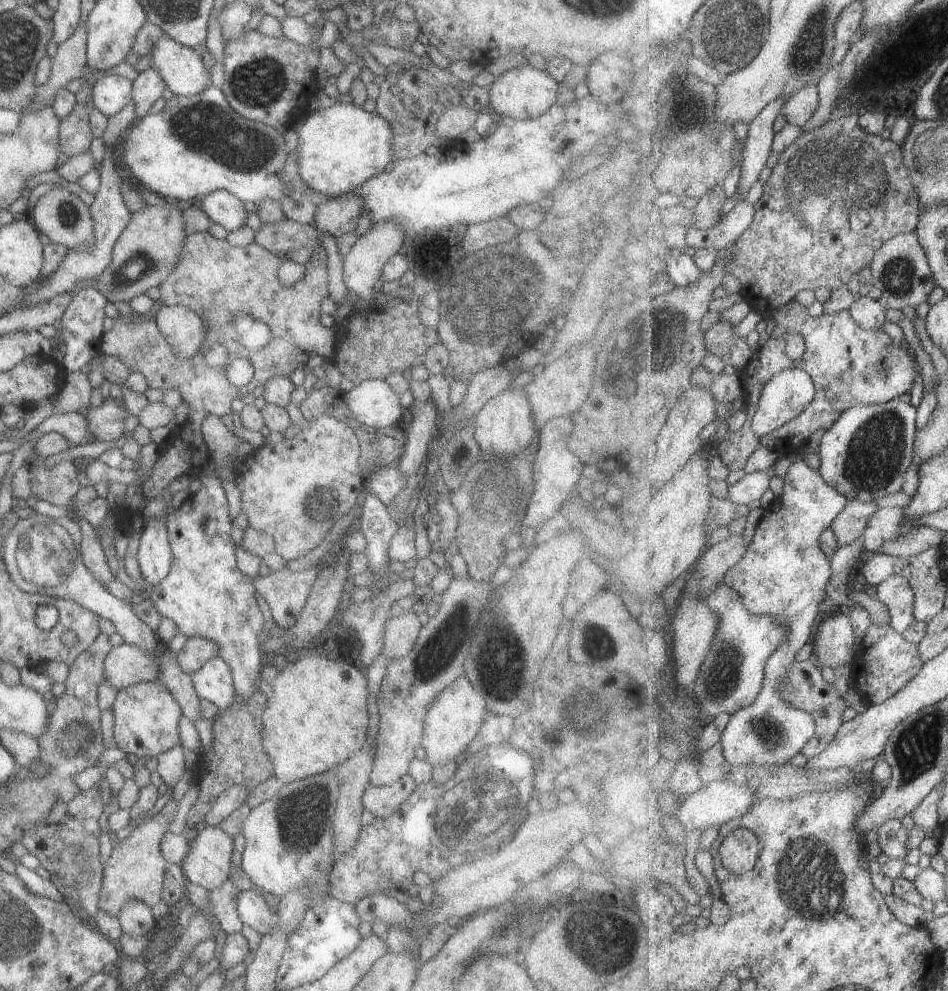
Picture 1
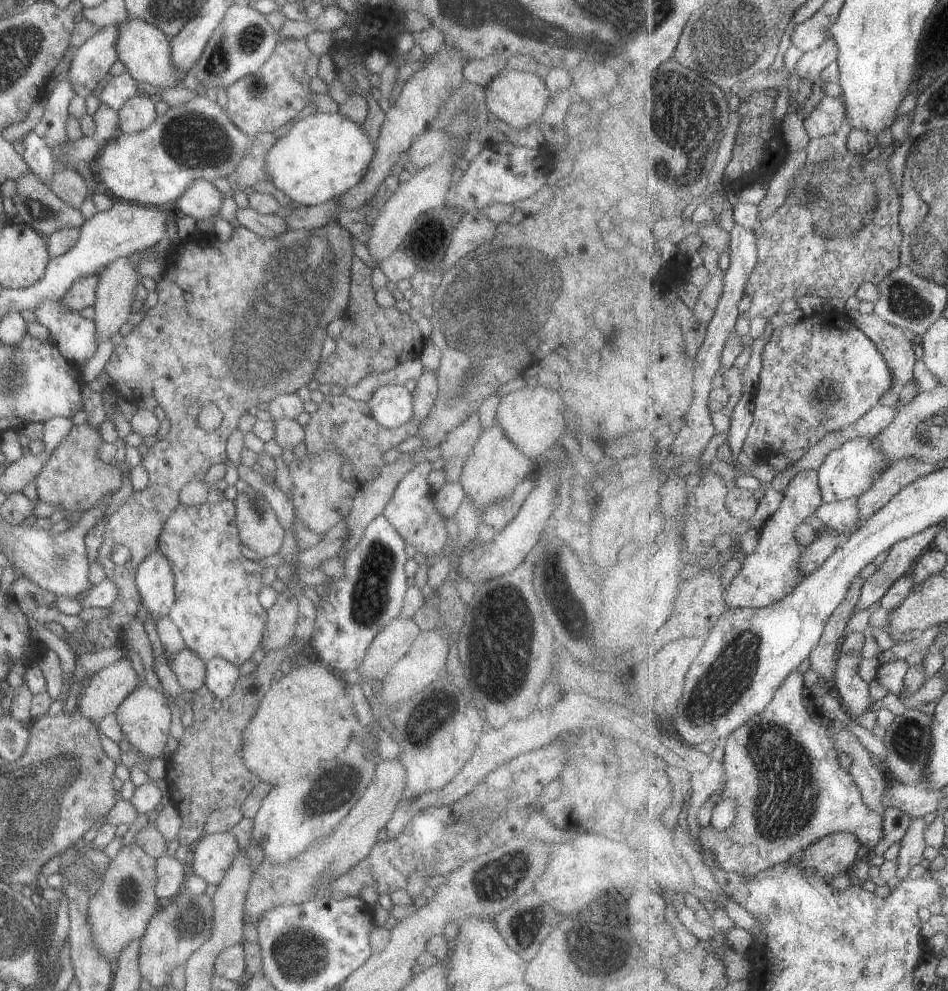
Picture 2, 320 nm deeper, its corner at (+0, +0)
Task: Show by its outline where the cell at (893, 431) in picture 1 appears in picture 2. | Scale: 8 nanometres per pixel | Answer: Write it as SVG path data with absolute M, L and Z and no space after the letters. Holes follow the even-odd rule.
M857 436L853 440L847 440L845 445L833 450L819 468L820 488L824 496L824 503L833 503L854 497L861 498L873 488L873 484L879 482L879 478L892 465L889 463L889 458L885 456L885 452L881 452L881 444L875 437Z

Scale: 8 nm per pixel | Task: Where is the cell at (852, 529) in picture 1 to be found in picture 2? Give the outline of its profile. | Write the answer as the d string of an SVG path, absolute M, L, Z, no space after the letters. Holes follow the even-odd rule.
M836 532L823 533L811 545L805 548L804 557L800 558L801 574L804 577L816 572L825 562L837 552L843 544L844 537Z

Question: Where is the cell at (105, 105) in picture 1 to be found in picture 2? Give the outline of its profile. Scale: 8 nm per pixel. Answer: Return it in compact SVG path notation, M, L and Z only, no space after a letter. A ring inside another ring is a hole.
M123 72L119 76L113 76L109 82L101 83L94 94L100 104L116 112L136 92L136 81Z

